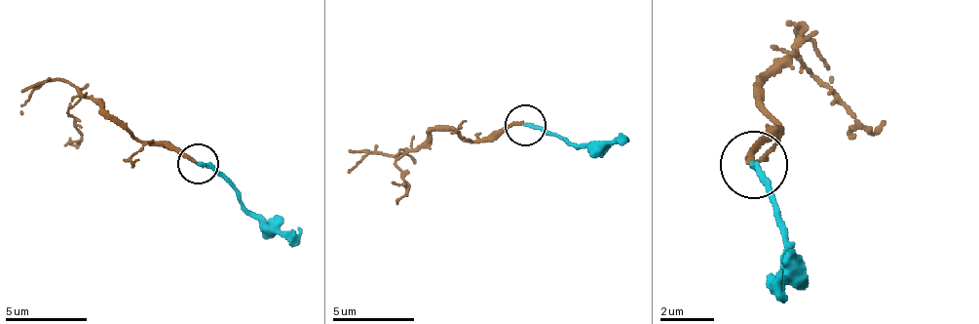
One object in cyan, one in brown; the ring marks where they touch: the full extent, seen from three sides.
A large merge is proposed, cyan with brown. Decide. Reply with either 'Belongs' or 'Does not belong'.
Does not belong

